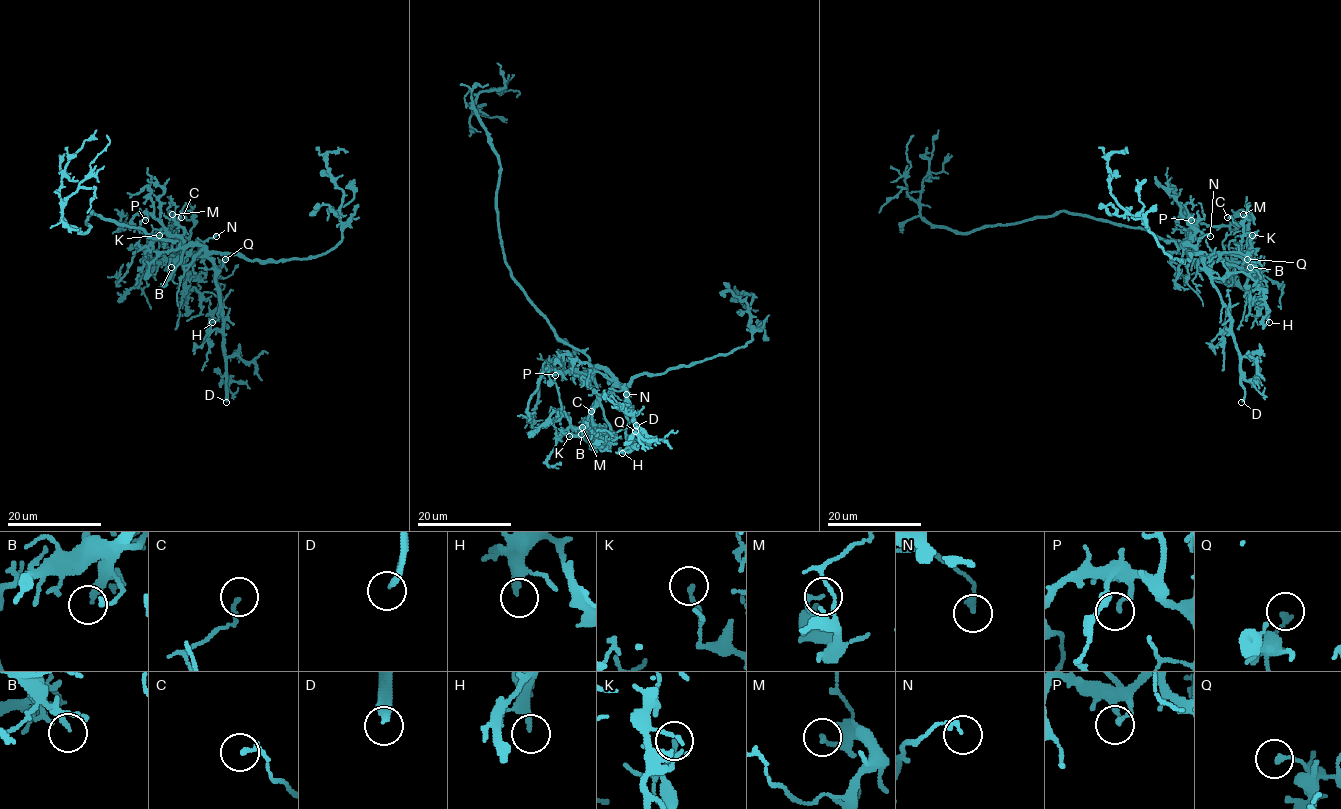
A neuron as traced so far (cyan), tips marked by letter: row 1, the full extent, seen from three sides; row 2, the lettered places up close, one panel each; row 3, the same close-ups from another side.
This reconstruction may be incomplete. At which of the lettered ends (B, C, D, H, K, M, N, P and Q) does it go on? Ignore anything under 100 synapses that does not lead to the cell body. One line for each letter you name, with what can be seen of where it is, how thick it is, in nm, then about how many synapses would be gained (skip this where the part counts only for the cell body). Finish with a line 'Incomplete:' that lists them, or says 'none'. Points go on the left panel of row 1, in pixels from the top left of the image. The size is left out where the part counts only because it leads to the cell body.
B: at (171, 267); 190 nm thick; about 120 synapses
D: at (226, 402); 240 nm thick; about 250 synapses
Incomplete: B, D

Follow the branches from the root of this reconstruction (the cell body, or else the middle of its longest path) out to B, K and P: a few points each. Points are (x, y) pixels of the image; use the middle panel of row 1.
B: (558, 337), (581, 350), (593, 365), (601, 366), (614, 381), (613, 387), (594, 405), (588, 424), (581, 434)
K: (558, 337), (581, 350), (614, 381), (594, 405), (581, 434), (569, 436)
P: (558, 337), (582, 351), (589, 358), (593, 371), (589, 375), (570, 374), (562, 365), (555, 375)

